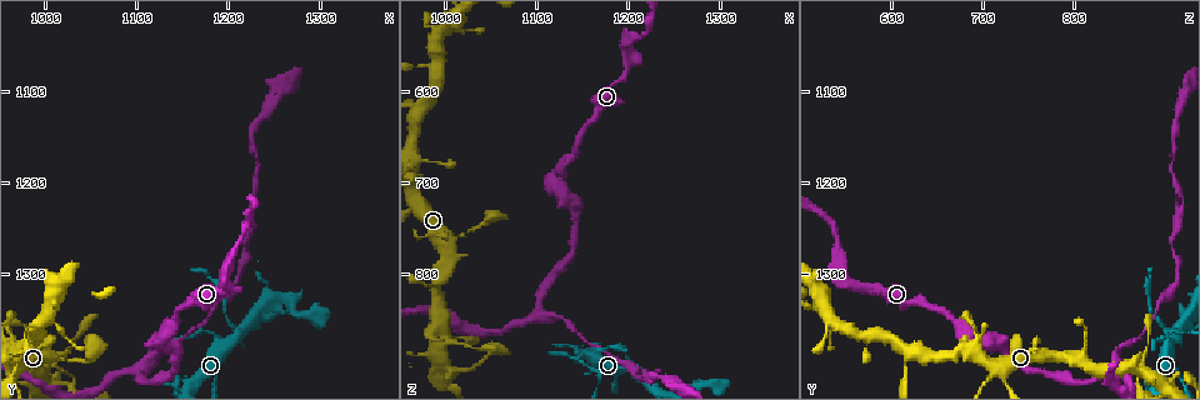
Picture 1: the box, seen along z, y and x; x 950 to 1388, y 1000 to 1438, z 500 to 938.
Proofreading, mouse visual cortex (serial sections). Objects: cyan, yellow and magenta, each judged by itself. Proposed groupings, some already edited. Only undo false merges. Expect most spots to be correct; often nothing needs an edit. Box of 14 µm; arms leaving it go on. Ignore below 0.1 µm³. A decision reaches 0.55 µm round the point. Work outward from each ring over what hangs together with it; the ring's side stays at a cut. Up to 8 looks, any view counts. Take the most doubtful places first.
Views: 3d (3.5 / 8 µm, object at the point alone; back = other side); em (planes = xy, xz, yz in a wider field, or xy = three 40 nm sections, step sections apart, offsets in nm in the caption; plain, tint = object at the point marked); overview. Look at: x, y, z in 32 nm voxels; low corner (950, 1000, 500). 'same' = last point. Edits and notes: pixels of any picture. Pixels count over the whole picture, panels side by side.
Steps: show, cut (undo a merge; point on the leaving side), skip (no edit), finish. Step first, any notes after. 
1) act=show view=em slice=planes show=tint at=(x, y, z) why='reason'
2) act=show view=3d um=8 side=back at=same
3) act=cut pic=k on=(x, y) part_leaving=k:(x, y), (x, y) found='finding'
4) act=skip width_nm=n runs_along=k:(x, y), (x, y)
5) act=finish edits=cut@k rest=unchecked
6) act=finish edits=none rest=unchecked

act=show view=3d um=8 at=(1150, 1415, 880) why='calibre changes'

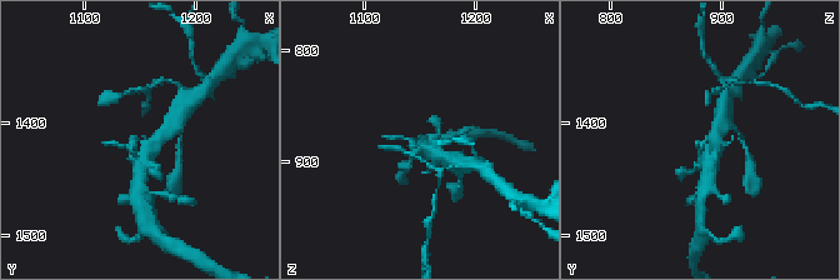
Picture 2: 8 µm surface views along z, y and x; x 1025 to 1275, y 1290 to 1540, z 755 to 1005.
act=show view=3d um=3.5 at=(1150, 1418, 886) why='closer look'

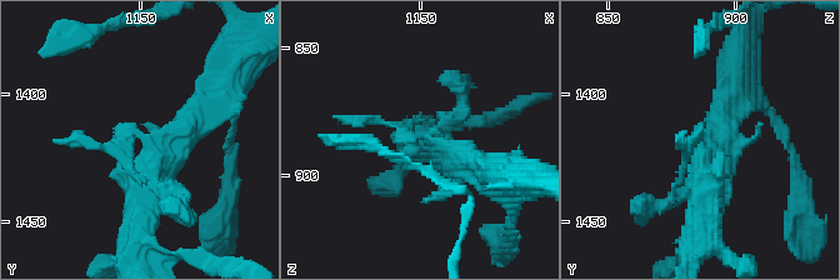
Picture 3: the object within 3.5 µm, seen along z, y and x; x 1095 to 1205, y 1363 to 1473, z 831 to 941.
act=show view=em slice=xy step=5 show=tint at=(1149, 1417, 884) why='shape alone is not enough'

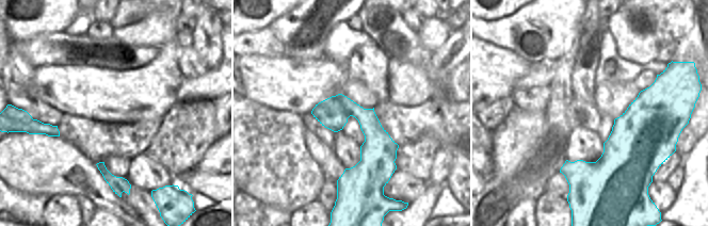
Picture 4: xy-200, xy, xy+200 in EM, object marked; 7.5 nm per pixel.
act=skip found='all the same cell'

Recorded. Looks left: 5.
act=show view=3d um=3.5 at=(1195, 1310, 575) why='thick turns thin'

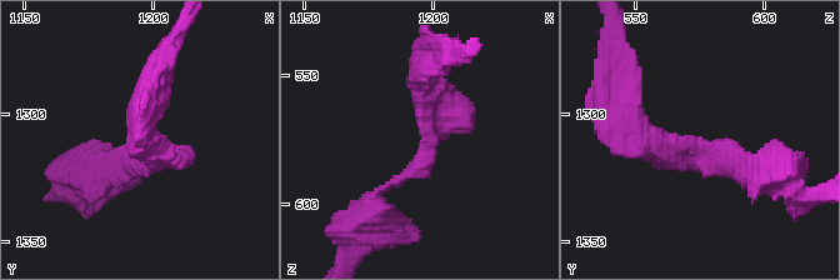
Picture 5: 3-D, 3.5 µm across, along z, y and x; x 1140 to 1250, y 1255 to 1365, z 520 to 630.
act=show view=em slice=xy step=3 show=tint at=(1198, 1313, 576) why='shape alone is not enough'

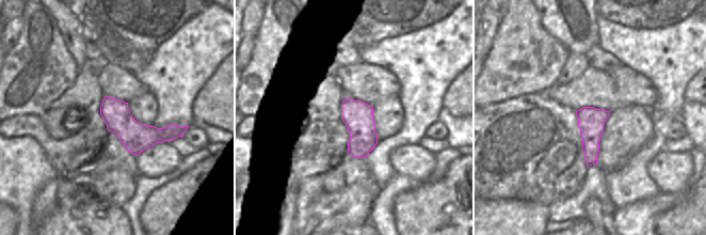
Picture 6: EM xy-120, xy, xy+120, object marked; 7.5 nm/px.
act=skip runs_along=5:(374, 199), (424, 158), (424, 70) found='one cell here'

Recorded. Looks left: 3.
act=show view=3d um=3.5 at=(1185, 1370, 900) why='sharp bend'

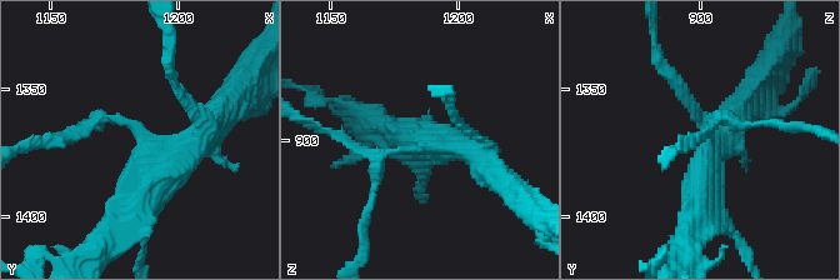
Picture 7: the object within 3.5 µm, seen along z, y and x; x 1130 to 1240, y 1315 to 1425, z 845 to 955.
act=show view=em slice=planes show=tint at=(1182, 1367, 903)

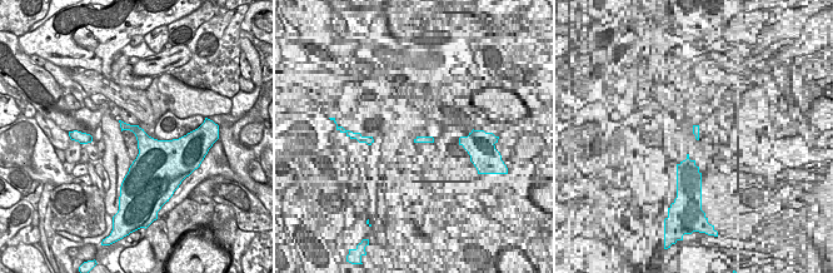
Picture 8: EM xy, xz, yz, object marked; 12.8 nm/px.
act=cut pic=7 on=(69, 136) part_leaving=7:(104, 116), (85, 131), (35, 143) found='a second cell is stuck on'

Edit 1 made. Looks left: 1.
act=finish edits=cut@7 rest=unchecked

